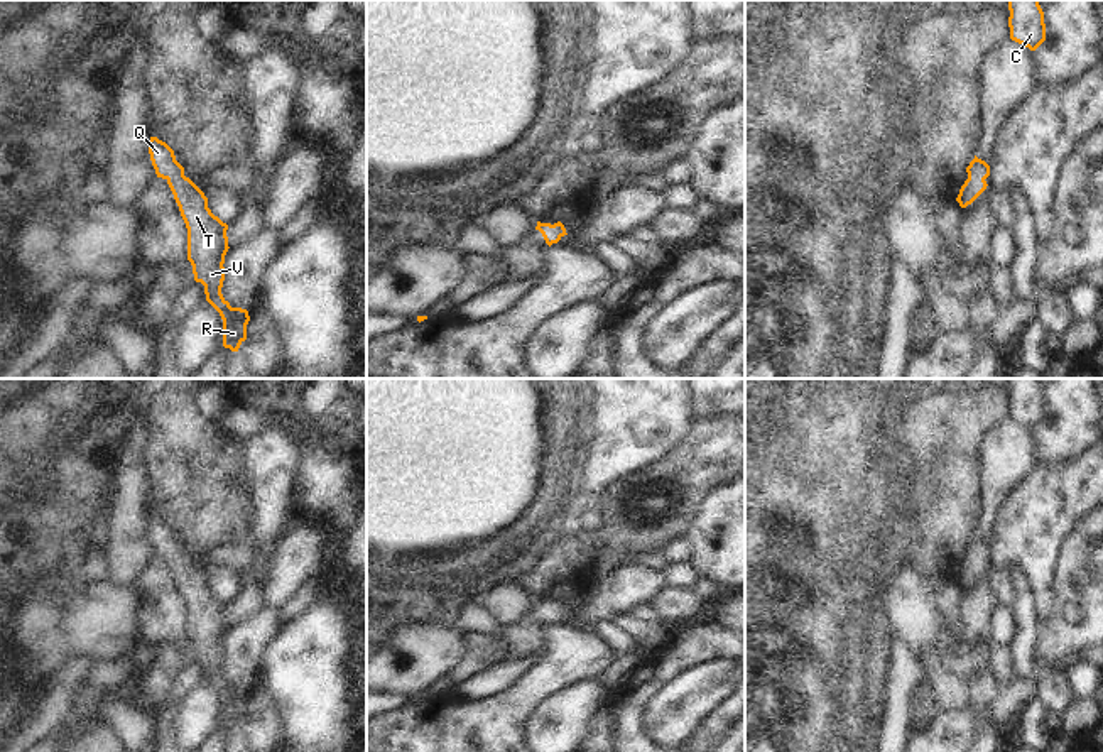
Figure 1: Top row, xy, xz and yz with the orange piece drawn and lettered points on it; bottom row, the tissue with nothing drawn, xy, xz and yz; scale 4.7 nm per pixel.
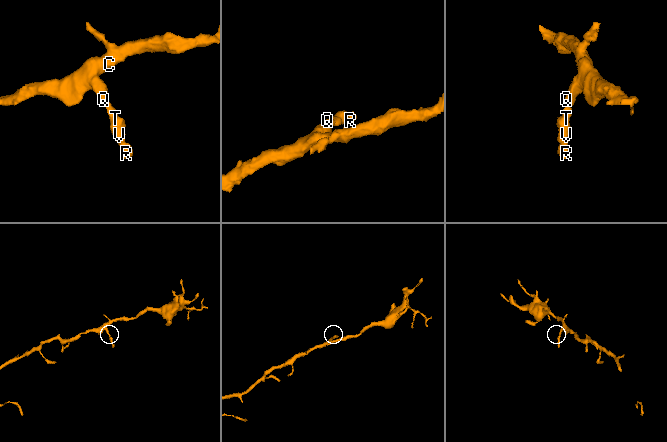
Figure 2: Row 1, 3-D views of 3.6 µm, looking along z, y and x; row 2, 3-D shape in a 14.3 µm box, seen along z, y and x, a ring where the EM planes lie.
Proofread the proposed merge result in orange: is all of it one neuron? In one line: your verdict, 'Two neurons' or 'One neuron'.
One neuron.

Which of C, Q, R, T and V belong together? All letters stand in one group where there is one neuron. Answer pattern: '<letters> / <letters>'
C Q R T V

